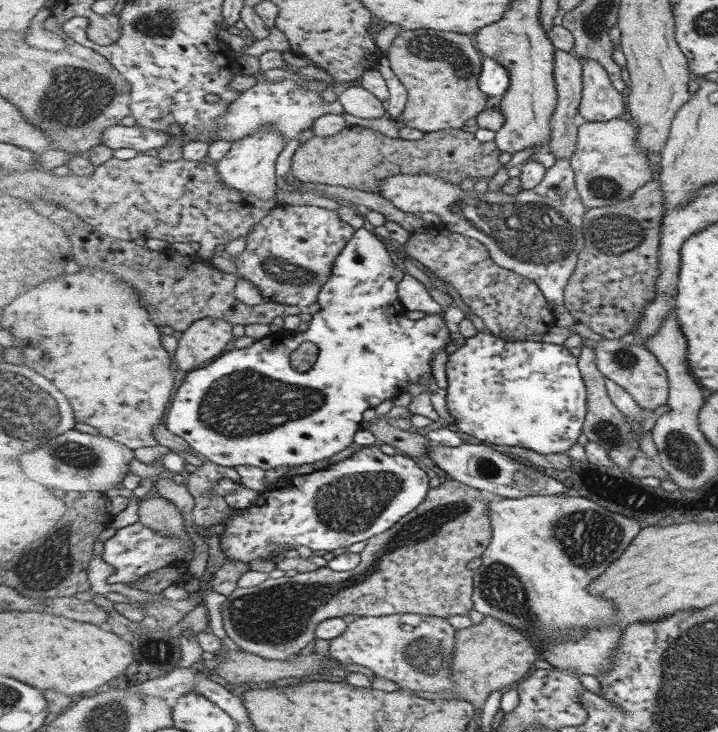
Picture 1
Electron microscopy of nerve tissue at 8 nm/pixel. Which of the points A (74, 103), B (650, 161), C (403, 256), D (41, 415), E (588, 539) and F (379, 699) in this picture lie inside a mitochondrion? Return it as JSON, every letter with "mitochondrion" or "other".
{"A":"mitochondrion","B":"other","C":"other","D":"mitochondrion","E":"mitochondrion","F":"other"}

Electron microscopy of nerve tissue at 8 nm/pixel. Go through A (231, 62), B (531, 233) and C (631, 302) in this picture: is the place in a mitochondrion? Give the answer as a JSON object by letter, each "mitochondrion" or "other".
{"A":"other","B":"mitochondrion","C":"other"}

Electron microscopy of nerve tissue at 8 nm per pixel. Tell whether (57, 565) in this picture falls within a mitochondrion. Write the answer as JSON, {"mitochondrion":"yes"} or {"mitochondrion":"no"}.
{"mitochondrion":"yes"}

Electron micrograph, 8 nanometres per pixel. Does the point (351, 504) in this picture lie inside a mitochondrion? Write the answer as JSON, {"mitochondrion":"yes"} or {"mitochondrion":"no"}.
{"mitochondrion":"yes"}

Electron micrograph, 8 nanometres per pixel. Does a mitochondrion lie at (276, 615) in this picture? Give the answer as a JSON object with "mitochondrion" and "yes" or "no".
{"mitochondrion":"yes"}

